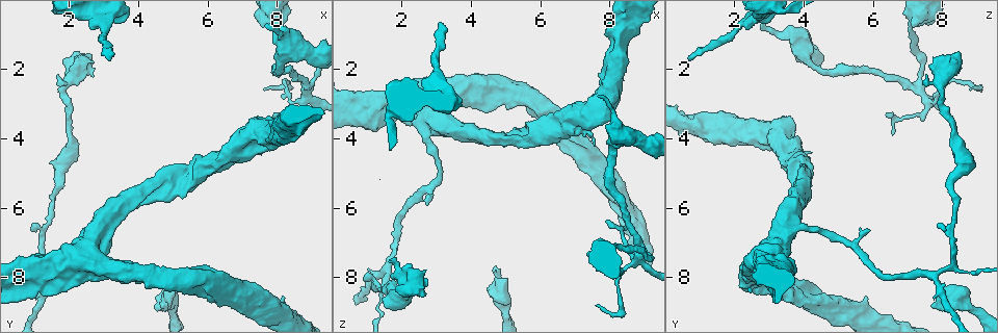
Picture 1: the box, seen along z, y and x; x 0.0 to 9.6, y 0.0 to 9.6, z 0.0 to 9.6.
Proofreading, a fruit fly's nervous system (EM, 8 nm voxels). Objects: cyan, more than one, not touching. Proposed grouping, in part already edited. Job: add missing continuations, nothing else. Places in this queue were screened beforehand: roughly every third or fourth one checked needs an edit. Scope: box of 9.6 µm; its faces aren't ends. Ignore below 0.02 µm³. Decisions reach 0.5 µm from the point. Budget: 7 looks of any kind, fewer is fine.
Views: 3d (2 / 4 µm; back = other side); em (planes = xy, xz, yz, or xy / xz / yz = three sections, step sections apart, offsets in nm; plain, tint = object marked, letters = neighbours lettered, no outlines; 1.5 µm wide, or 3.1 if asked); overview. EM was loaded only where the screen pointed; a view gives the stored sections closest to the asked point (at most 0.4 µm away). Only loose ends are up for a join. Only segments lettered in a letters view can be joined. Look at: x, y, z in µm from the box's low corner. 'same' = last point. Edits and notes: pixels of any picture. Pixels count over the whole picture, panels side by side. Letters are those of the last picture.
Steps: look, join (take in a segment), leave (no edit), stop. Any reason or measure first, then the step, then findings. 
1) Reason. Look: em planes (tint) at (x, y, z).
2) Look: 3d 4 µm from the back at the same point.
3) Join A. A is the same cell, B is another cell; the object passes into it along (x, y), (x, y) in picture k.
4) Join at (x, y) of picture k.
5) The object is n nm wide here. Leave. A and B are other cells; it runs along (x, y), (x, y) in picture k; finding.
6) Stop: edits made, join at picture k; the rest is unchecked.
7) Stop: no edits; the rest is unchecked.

Look: 3d 4 µm at (4.80, 8.80, 7.60).

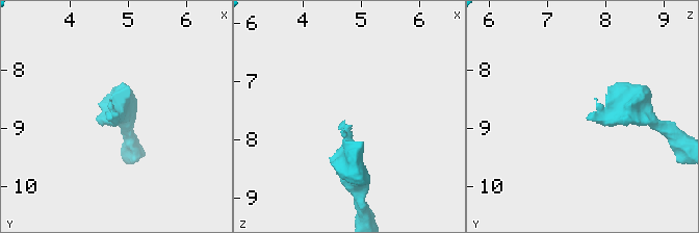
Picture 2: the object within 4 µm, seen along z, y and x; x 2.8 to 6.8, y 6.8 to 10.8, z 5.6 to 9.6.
Look: em planes (letters) at (4.70, 8.80, 7.65).

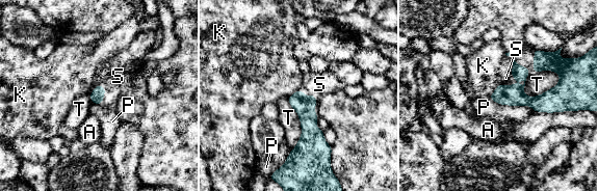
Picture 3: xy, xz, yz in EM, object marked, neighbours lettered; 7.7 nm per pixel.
The object is 110 nm wide here. Join S. S is the same cell, A, K, P and T are other cells; the object passes into it along (503, 94), (512, 70), (505, 78) in picture 3; the neuron continues.

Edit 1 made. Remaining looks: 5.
See it whole again. Look: overview.

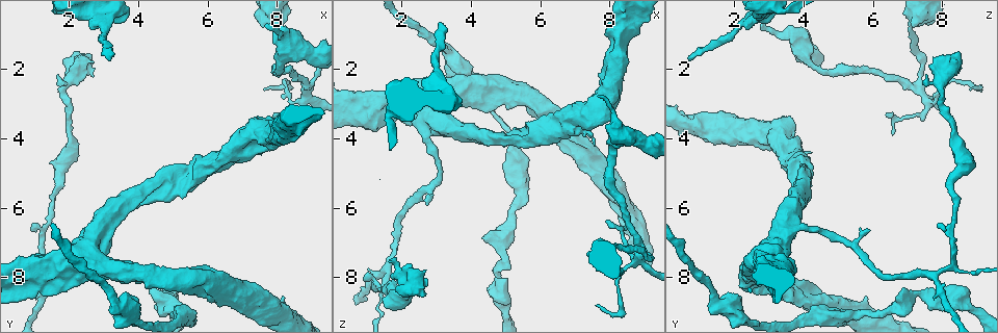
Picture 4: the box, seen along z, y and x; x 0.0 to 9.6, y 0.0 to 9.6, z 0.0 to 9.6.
Look: 3d 2 µm from the back at (2.65, 1.65, 8.55).

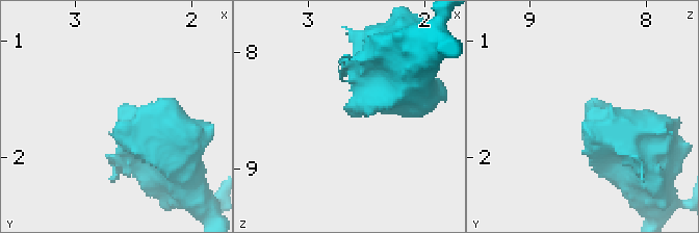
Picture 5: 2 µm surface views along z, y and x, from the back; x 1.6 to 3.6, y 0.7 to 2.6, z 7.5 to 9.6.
Now the EM. Look: em xy step 8 (letters) at (2.62, 1.70, 8.56).

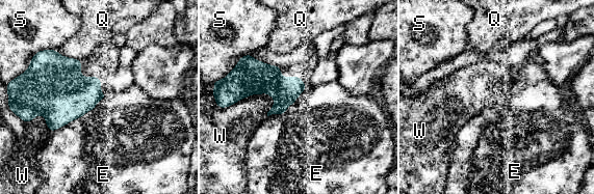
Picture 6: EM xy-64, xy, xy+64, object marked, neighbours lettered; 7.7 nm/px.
The longest contact is with E, 500 nm. Leave. E, Q, S and W are other cells; a border runs along (265, 92), (250, 94), (232, 105) in picture 6; none of them fits.

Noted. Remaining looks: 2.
Long arm stops here. Look: em planes (letters) at (3.10, 1.75, 0.75).

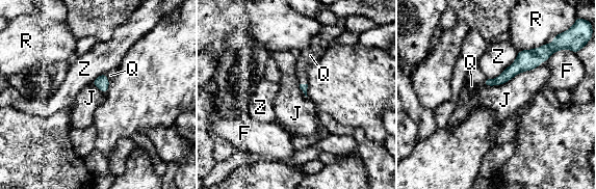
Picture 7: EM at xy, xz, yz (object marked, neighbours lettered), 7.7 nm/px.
Join Q. Q is the same cell, F, J, R and Z are other cells; the object passes into it along (101, 82), (106, 77), (110, 75) in picture 7; it goes on there.

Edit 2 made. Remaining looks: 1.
Stop: edits made, join at picture 3, join at picture 7; the rest is unchecked.

